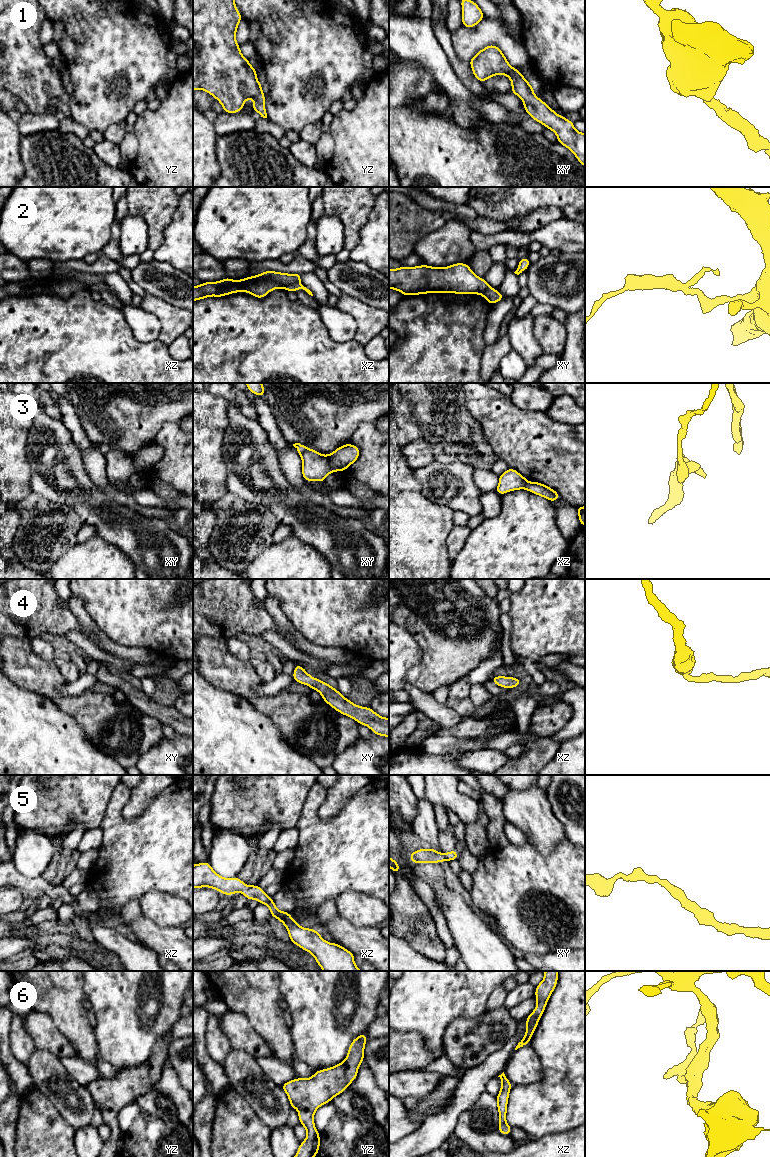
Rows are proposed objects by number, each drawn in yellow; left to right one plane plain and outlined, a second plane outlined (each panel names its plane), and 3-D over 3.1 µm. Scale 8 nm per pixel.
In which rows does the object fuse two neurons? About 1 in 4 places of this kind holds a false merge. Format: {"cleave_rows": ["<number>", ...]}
{"cleave_rows": ["2", "3"]}

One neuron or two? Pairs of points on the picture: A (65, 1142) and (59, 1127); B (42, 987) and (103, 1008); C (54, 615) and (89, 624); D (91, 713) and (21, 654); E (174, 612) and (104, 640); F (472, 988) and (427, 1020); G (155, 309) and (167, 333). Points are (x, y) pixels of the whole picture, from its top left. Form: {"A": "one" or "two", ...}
{"A": "one", "B": "two", "C": "two", "D": "one", "E": "two", "F": "one", "G": "one"}

